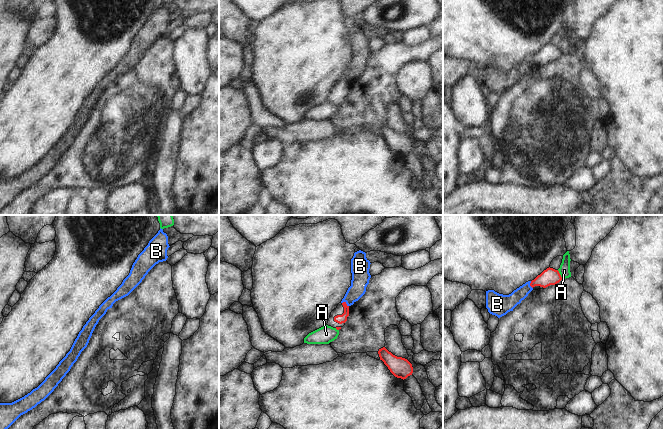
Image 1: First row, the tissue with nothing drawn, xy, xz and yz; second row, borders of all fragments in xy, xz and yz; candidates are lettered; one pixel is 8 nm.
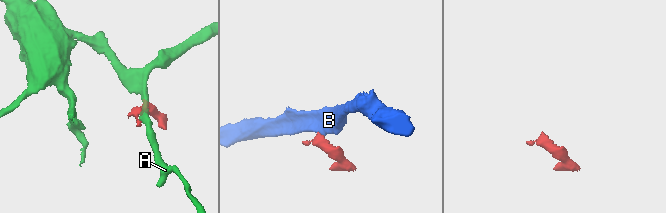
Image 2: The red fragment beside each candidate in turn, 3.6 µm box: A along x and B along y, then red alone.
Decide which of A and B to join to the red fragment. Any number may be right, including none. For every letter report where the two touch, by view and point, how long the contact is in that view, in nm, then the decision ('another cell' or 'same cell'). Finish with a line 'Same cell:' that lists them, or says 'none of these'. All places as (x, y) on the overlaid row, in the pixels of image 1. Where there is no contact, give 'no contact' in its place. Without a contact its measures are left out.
A: meets red in yz at (559, 274); contact 80 nm long; another cell
B: meets red in xz at (345, 303); contact 70 nm long; another cell
Same cell: none of these

